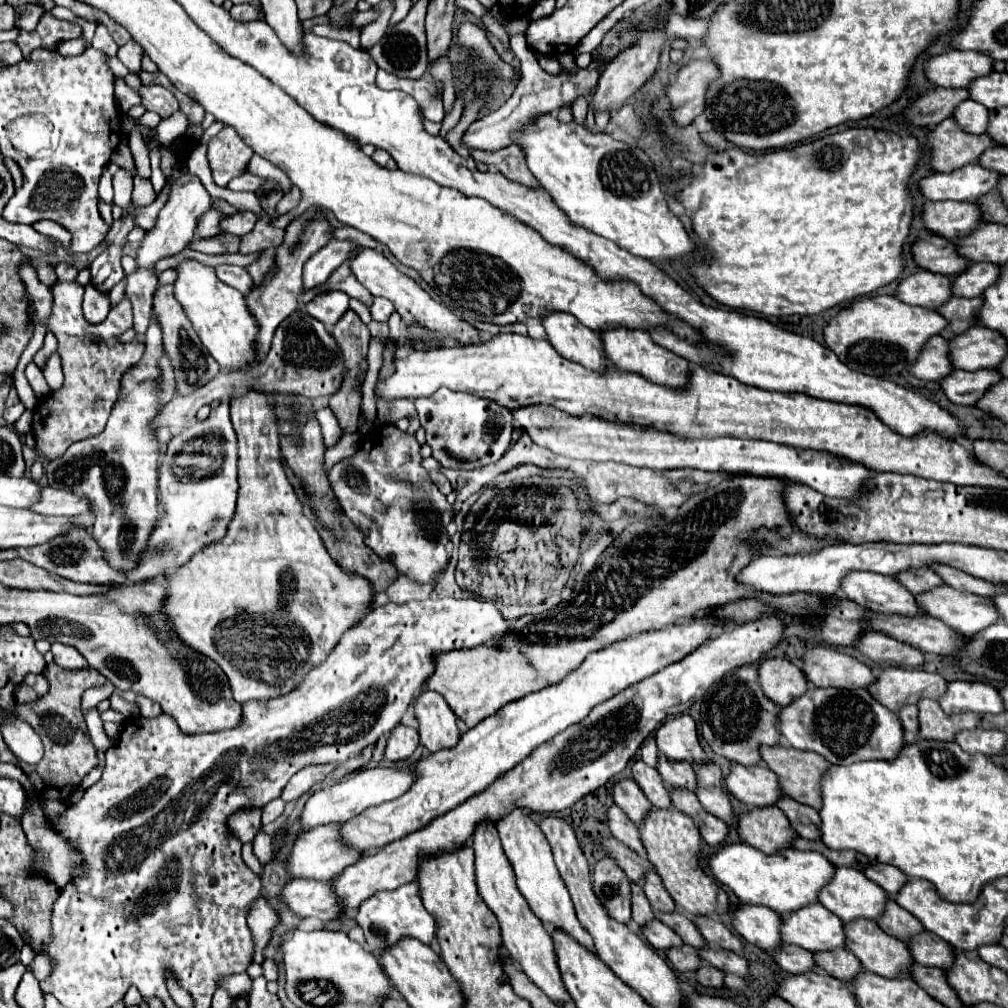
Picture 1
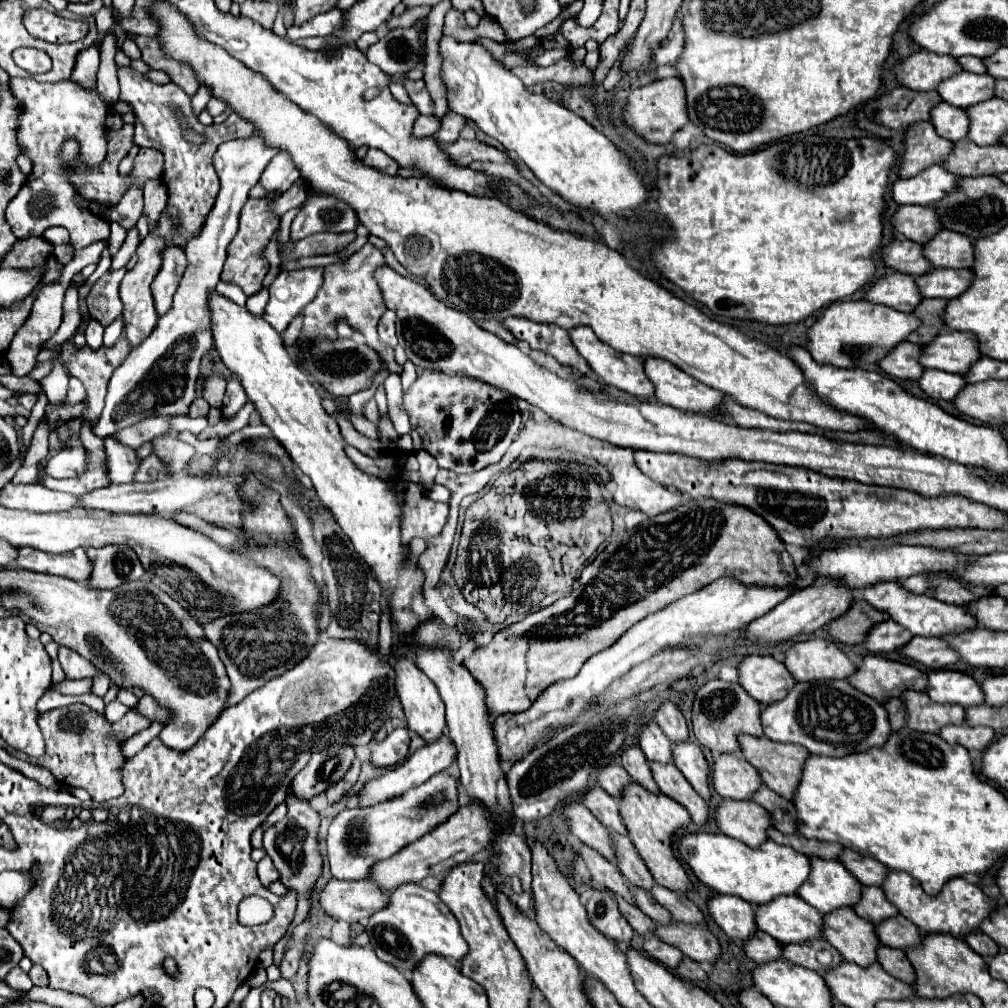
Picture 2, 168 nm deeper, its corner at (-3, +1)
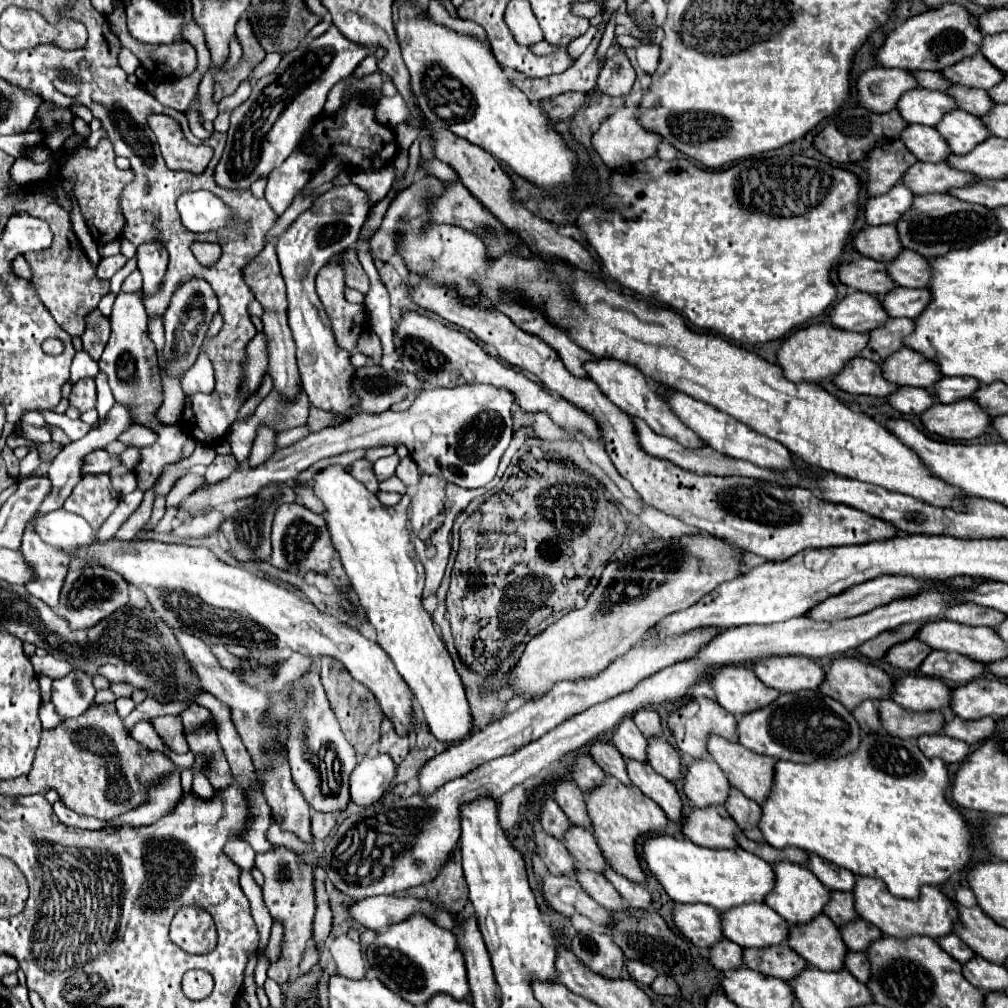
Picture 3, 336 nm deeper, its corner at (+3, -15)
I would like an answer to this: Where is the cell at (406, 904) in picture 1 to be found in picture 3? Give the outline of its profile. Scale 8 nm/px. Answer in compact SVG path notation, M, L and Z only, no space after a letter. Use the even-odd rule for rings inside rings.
M422 914L392 924L384 934L378 934L366 954L378 980L412 1006L424 1006L436 994L448 994L454 1000L466 1000L470 996L466 964L458 938Z

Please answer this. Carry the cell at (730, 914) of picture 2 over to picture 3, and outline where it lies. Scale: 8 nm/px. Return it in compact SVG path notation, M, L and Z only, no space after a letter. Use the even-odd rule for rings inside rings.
M676 904L672 916L678 932L698 948L710 948L722 940L720 912L708 904Z

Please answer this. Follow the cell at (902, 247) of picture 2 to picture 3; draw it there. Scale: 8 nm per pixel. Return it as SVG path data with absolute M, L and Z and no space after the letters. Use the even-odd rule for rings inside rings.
M868 258L840 264L838 280L854 290L872 292L874 296L882 296L894 288L894 282L886 276L886 264Z

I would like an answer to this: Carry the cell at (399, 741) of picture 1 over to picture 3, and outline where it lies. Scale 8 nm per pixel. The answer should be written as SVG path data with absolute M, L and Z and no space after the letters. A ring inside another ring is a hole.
M388 754L364 758L350 776L350 800L358 806L378 802L396 776L396 764Z

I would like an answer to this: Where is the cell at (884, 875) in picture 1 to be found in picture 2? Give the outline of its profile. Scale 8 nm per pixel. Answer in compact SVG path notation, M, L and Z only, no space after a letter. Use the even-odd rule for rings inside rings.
M844 850L840 856L840 862L864 884L864 886L882 886L882 876L890 872L884 864L878 864L878 860L870 860L870 856L860 856L858 852Z

